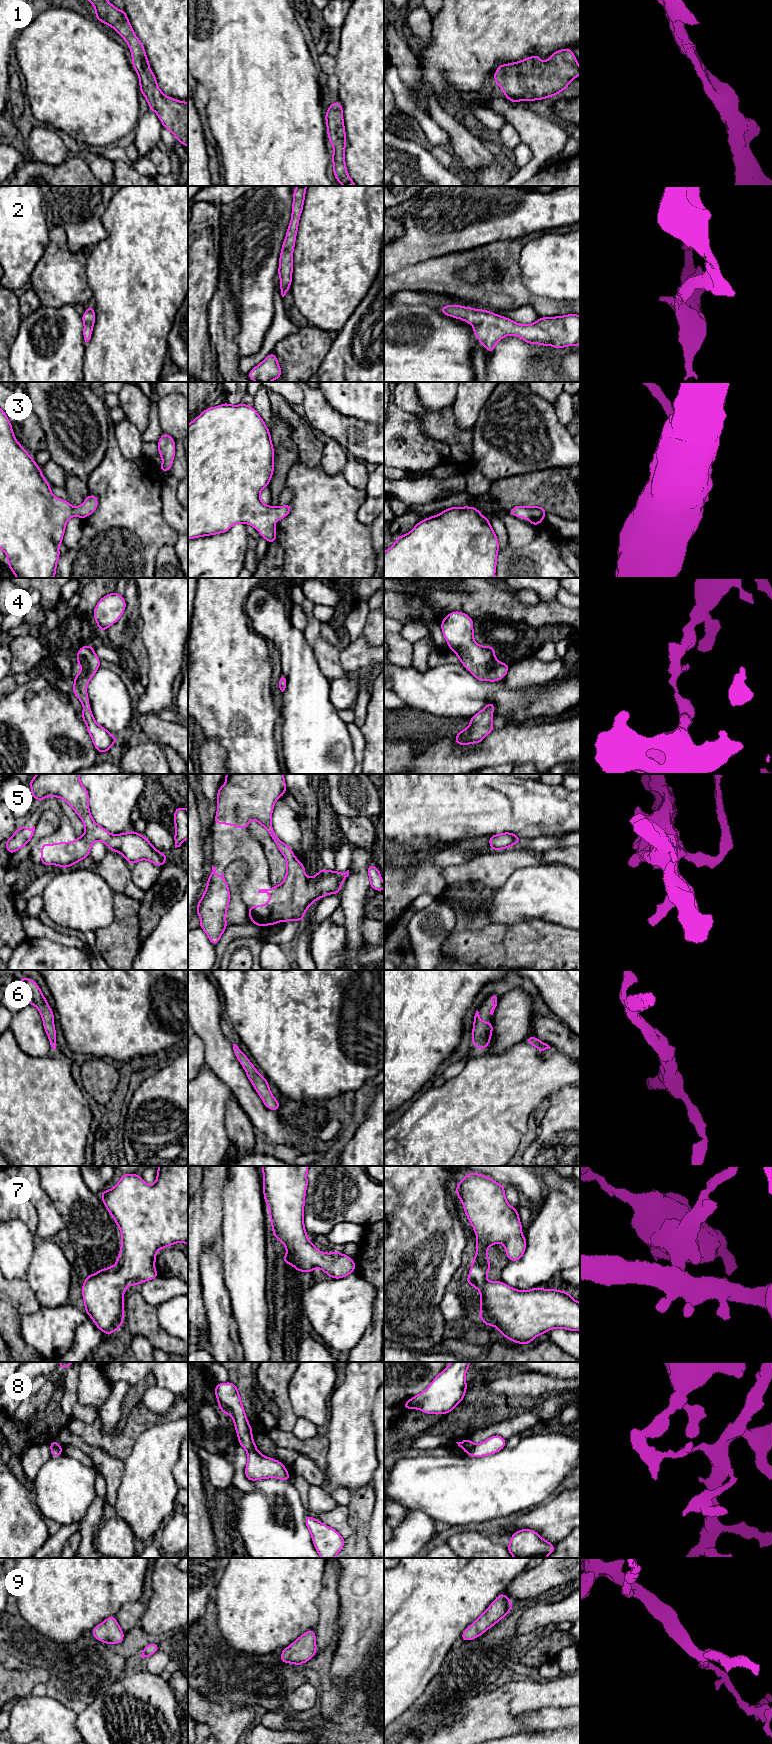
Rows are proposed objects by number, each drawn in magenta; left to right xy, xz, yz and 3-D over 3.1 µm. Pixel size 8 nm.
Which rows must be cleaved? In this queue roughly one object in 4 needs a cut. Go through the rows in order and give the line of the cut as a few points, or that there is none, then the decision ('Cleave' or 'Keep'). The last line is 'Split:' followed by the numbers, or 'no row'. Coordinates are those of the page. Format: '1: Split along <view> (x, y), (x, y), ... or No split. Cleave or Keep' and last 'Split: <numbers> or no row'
1: No split. Keep
2: No split. Keep
3: No split. Keep
4: No split. Keep
5: No split. Keep
6: No split. Keep
7: No split. Keep
8: Split along xy (61, 1447), (54, 1447), (51, 1450). Cleave
9: No split. Keep
Split: 8

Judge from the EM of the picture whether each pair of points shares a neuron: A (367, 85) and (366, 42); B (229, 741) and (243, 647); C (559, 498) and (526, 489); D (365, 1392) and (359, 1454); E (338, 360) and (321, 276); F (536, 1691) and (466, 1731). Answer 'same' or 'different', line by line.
A: same
B: same
C: same
D: same
E: different
F: same

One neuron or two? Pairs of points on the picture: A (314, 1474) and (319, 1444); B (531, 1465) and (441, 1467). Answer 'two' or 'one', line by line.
A: two
B: one

